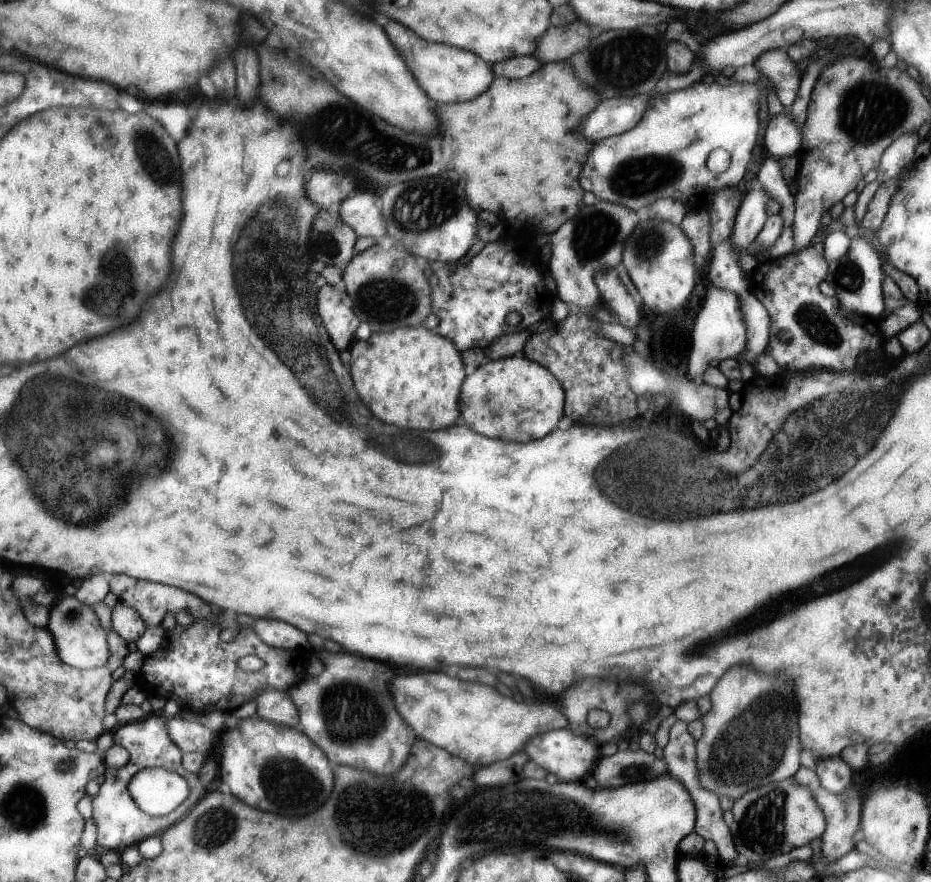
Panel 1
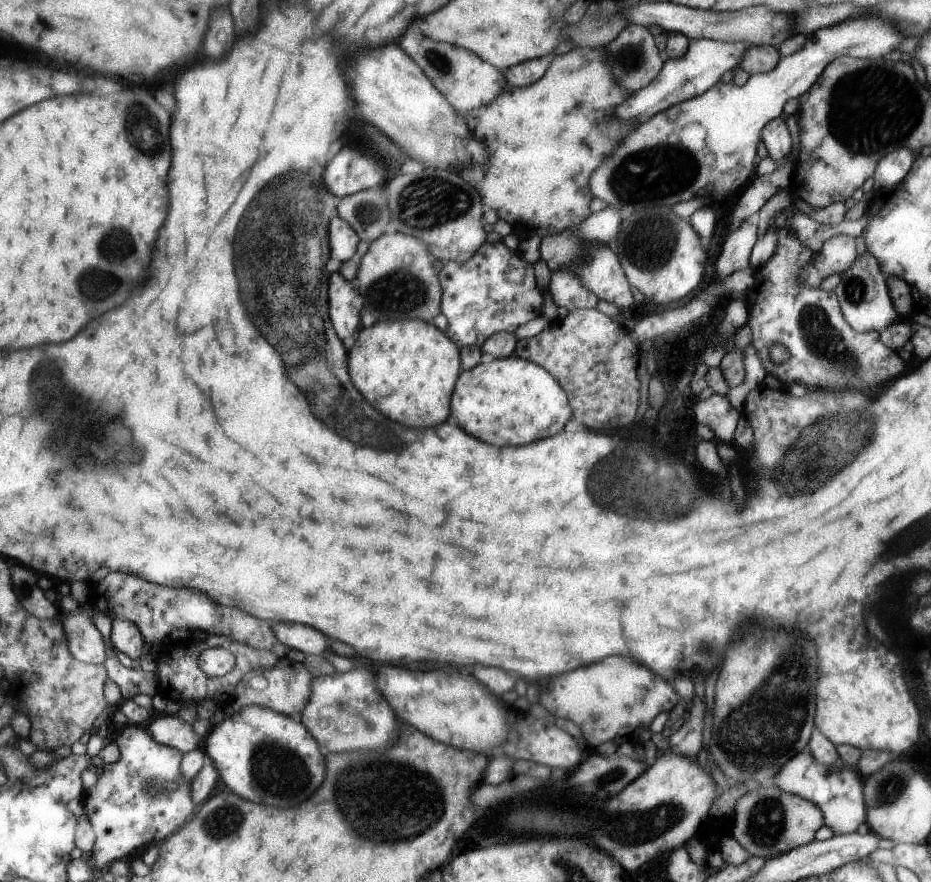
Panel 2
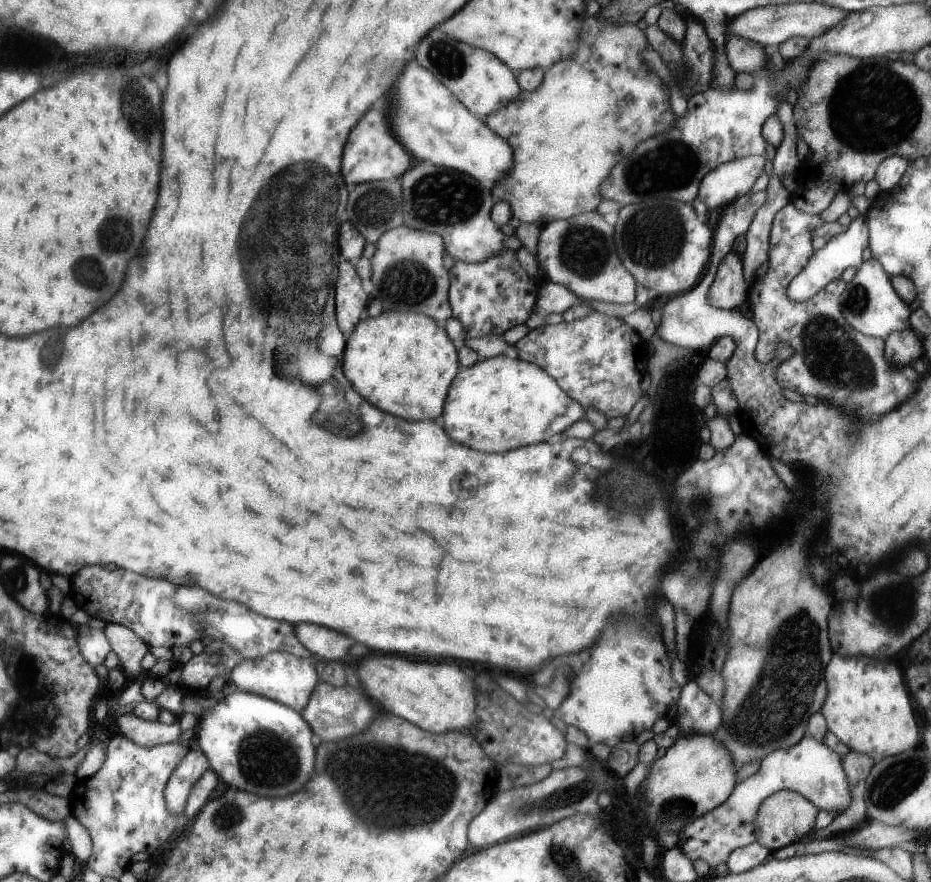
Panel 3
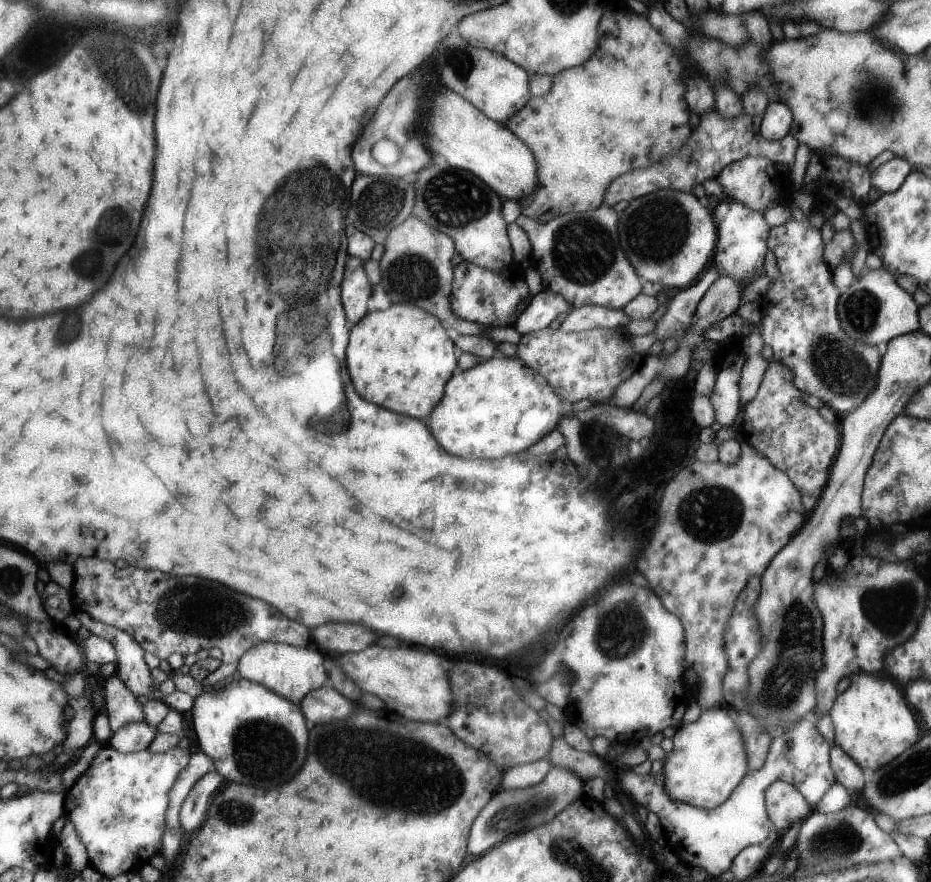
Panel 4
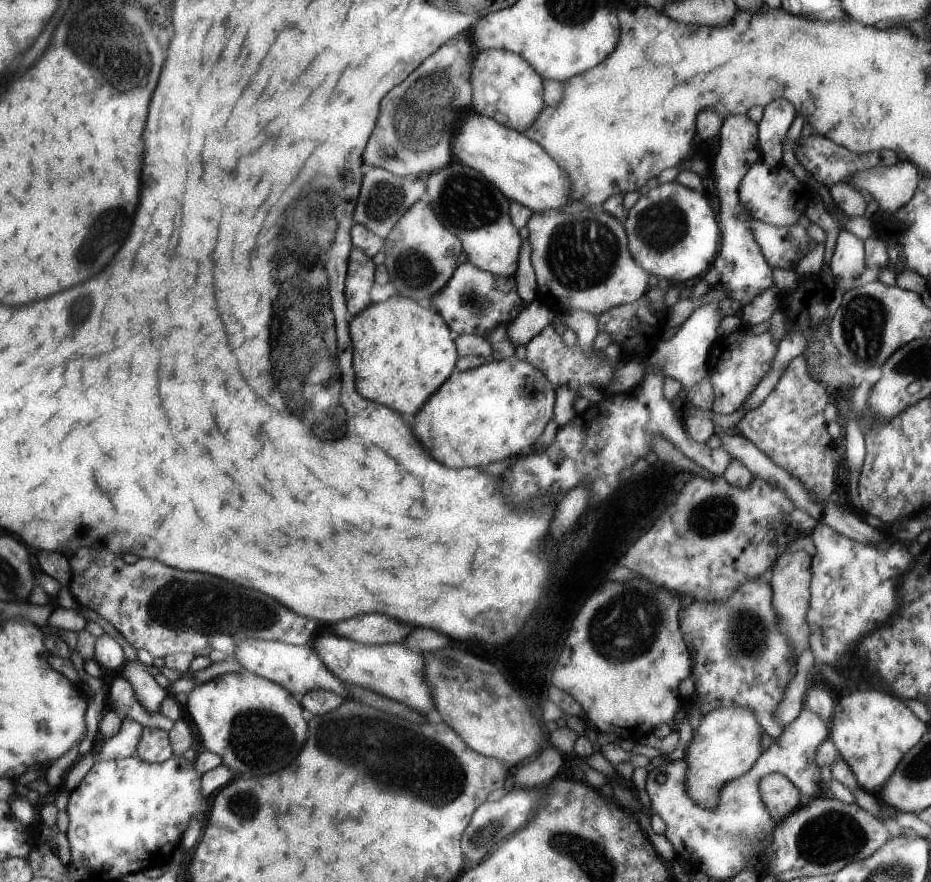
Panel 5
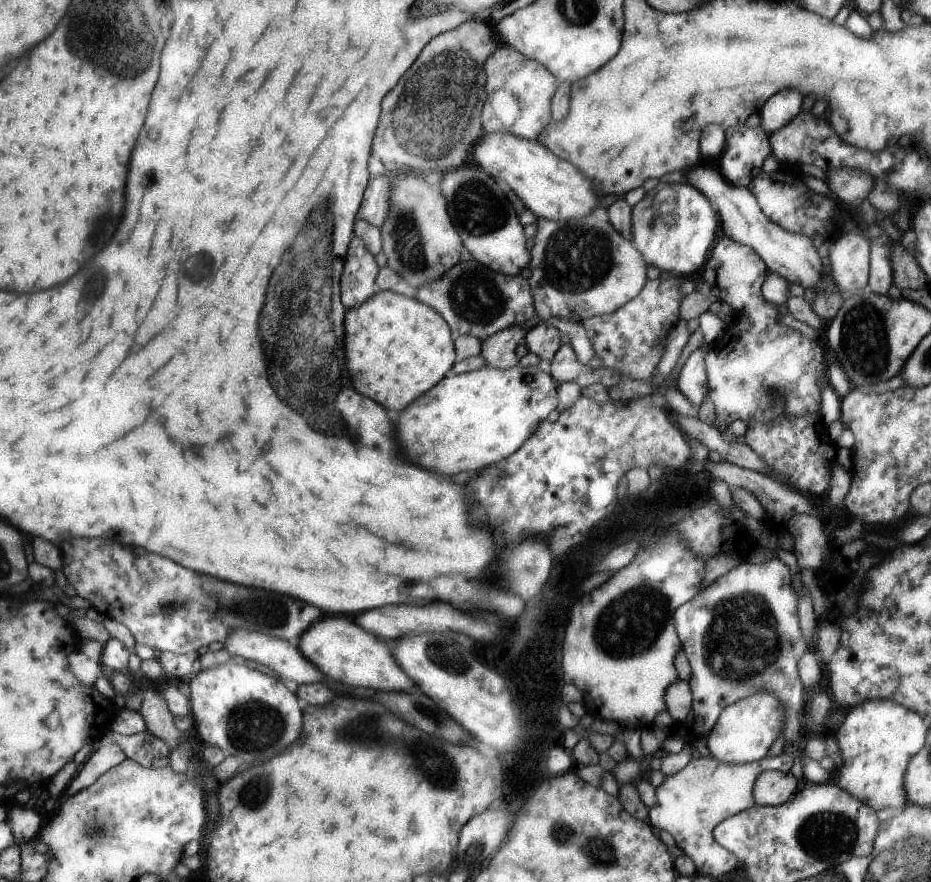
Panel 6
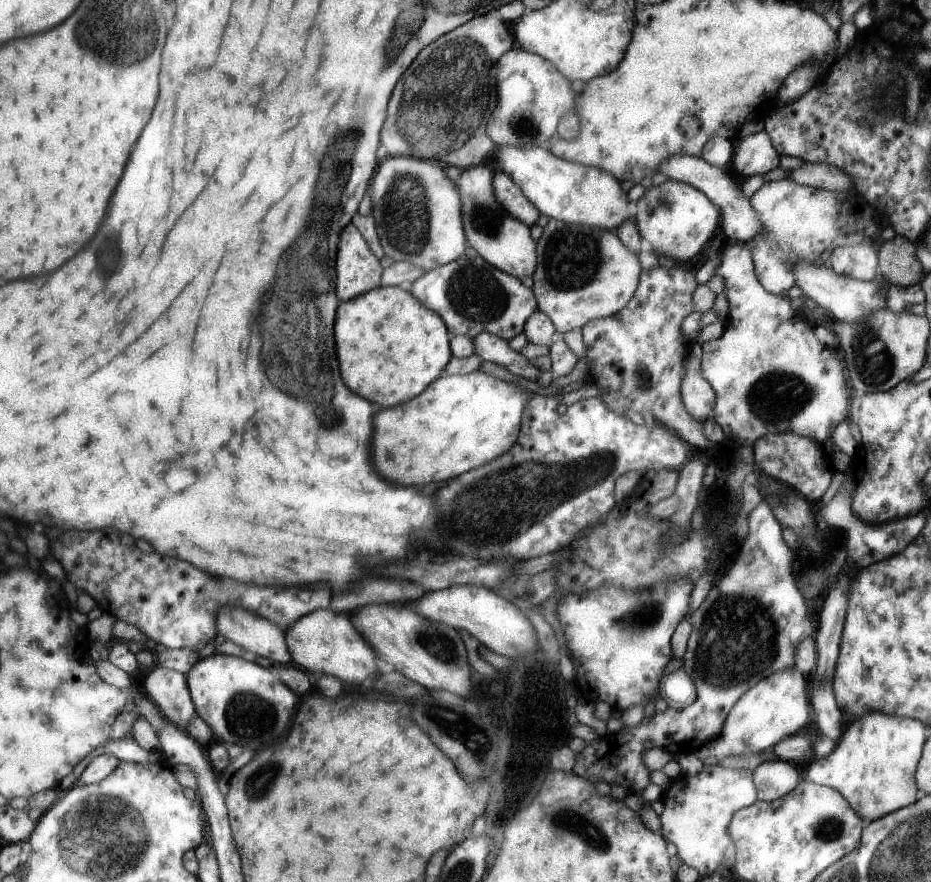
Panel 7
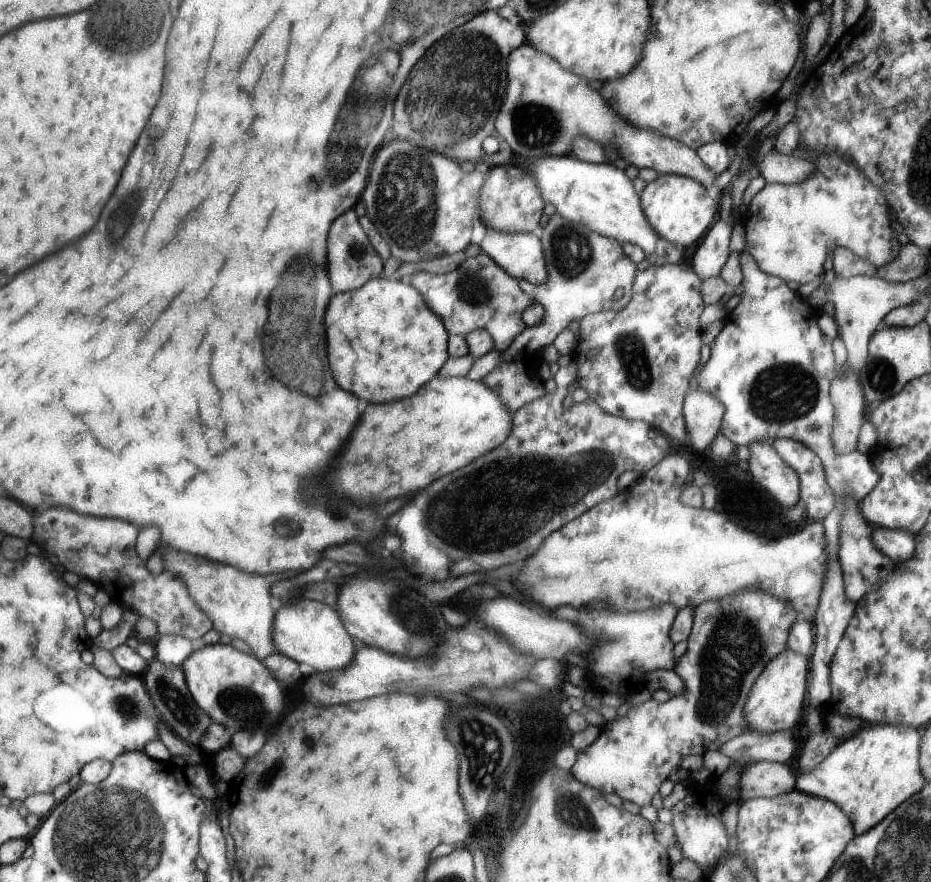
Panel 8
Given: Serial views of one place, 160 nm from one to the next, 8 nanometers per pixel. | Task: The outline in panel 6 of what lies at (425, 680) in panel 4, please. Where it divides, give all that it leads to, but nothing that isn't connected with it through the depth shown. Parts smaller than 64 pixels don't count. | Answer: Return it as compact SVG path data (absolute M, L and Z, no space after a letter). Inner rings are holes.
M325 616L321 622L315 622L313 628L304 632L298 646L329 679L341 681L349 686L367 686L383 691L401 691L413 686L413 681L397 664L392 650L387 647L387 642L360 624L351 622L349 618Z

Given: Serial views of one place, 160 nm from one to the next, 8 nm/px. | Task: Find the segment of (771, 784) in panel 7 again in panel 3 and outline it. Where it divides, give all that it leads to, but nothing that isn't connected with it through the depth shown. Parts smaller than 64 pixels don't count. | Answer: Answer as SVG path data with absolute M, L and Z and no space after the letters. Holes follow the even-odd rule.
M779 790L771 794L760 803L759 809L753 816L752 824L756 828L755 842L771 852L785 847L785 844L803 842L803 836L811 836L817 810L815 804L809 802L800 793L791 790Z

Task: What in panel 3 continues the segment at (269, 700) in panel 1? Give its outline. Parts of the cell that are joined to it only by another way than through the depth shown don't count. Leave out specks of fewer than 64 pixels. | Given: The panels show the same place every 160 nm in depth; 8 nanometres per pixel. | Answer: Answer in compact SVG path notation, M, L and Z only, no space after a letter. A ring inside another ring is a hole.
M275 651L256 659L245 659L230 674L230 679L241 690L257 693L295 710L302 711L311 700L313 691L321 682L315 670L316 658L301 658L285 651Z

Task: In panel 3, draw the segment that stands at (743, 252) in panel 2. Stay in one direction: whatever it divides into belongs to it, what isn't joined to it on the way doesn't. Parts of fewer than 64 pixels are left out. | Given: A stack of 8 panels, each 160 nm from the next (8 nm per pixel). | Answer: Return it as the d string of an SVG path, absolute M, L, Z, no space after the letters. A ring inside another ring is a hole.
M733 250L722 258L708 288L707 300L712 307L737 310L747 300L751 286L743 276L741 261Z

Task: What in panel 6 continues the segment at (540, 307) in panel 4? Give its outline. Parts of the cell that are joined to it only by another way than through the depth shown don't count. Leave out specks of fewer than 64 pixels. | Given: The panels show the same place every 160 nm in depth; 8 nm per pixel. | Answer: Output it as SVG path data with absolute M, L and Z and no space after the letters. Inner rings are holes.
M524 324L513 325L484 338L480 350L484 364L494 369L508 369L517 365L518 359L514 356L514 350L521 338L524 341L527 334L525 329Z

